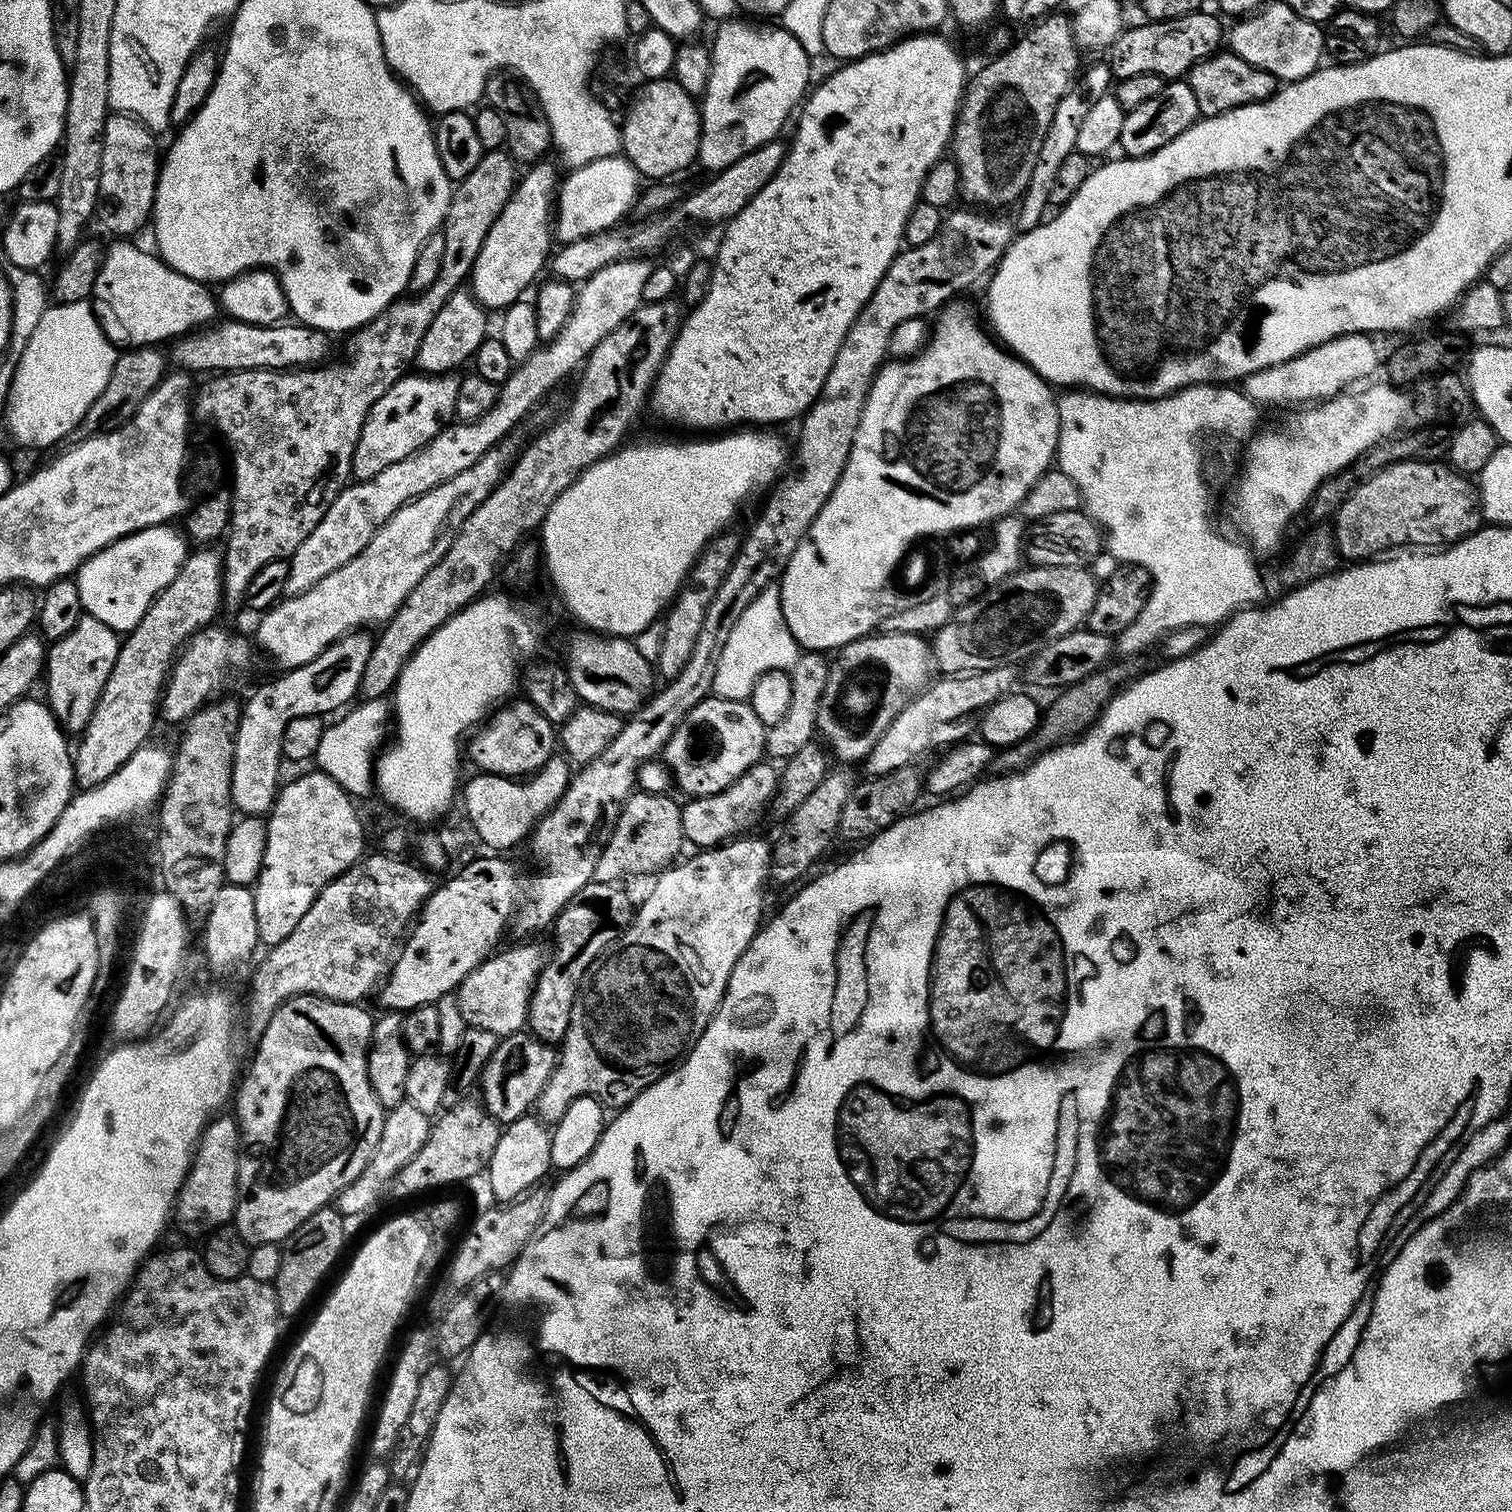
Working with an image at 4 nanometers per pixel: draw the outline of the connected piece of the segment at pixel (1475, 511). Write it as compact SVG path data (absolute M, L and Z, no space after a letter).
M1435 459L1398 461L1386 465L1367 480L1361 480L1335 512L1334 522L1335 548L1348 562L1363 562L1377 554L1387 553L1391 544L1432 550L1437 546L1455 544L1482 527L1480 490L1467 475L1447 463Z

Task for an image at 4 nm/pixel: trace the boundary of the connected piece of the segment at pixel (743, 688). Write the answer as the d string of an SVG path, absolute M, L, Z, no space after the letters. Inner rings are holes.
M779 583L766 586L742 610L742 618L734 622L734 630L726 646L722 646L722 658L718 658L718 674L714 674L713 693L722 699L747 701L760 676L768 671L790 670L800 659L802 649L790 634L786 618L782 614L782 598Z

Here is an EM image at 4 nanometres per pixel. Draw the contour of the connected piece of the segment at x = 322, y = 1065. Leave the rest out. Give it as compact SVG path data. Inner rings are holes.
M292 996L286 1003L278 1006L278 1010L270 1018L266 1030L258 1038L257 1044L260 1045L256 1048L256 1057L253 1058L252 1065L249 1066L248 1073L244 1076L244 1081L242 1081L242 1076L234 1092L234 1104L236 1100L234 1119L240 1125L242 1147L238 1166L239 1194L232 1224L239 1237L251 1247L283 1243L306 1218L331 1203L341 1189L350 1182L354 1182L354 1178L358 1178L358 1174L362 1170L366 1170L366 1166L372 1160L374 1150L378 1146L378 1138L382 1138L382 1126L386 1115L386 1110L380 1105L370 1086L370 1078L366 1070L368 1043L372 1040L373 1023L374 1016L371 1016L359 1003L339 1004L336 1000L328 1000L325 996Z

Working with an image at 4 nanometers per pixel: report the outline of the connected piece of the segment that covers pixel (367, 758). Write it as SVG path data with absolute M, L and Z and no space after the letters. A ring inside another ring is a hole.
M383 697L378 699L366 700L357 703L354 707L351 707L348 711L345 711L338 719L338 721L332 723L332 721L325 727L322 734L322 739L318 744L318 750L316 751L314 762L319 771L326 773L334 779L341 788L346 791L352 798L359 798L358 796L366 796L374 790L374 763L376 760L377 752L383 747L383 742L386 732L389 733L390 722L390 706Z

